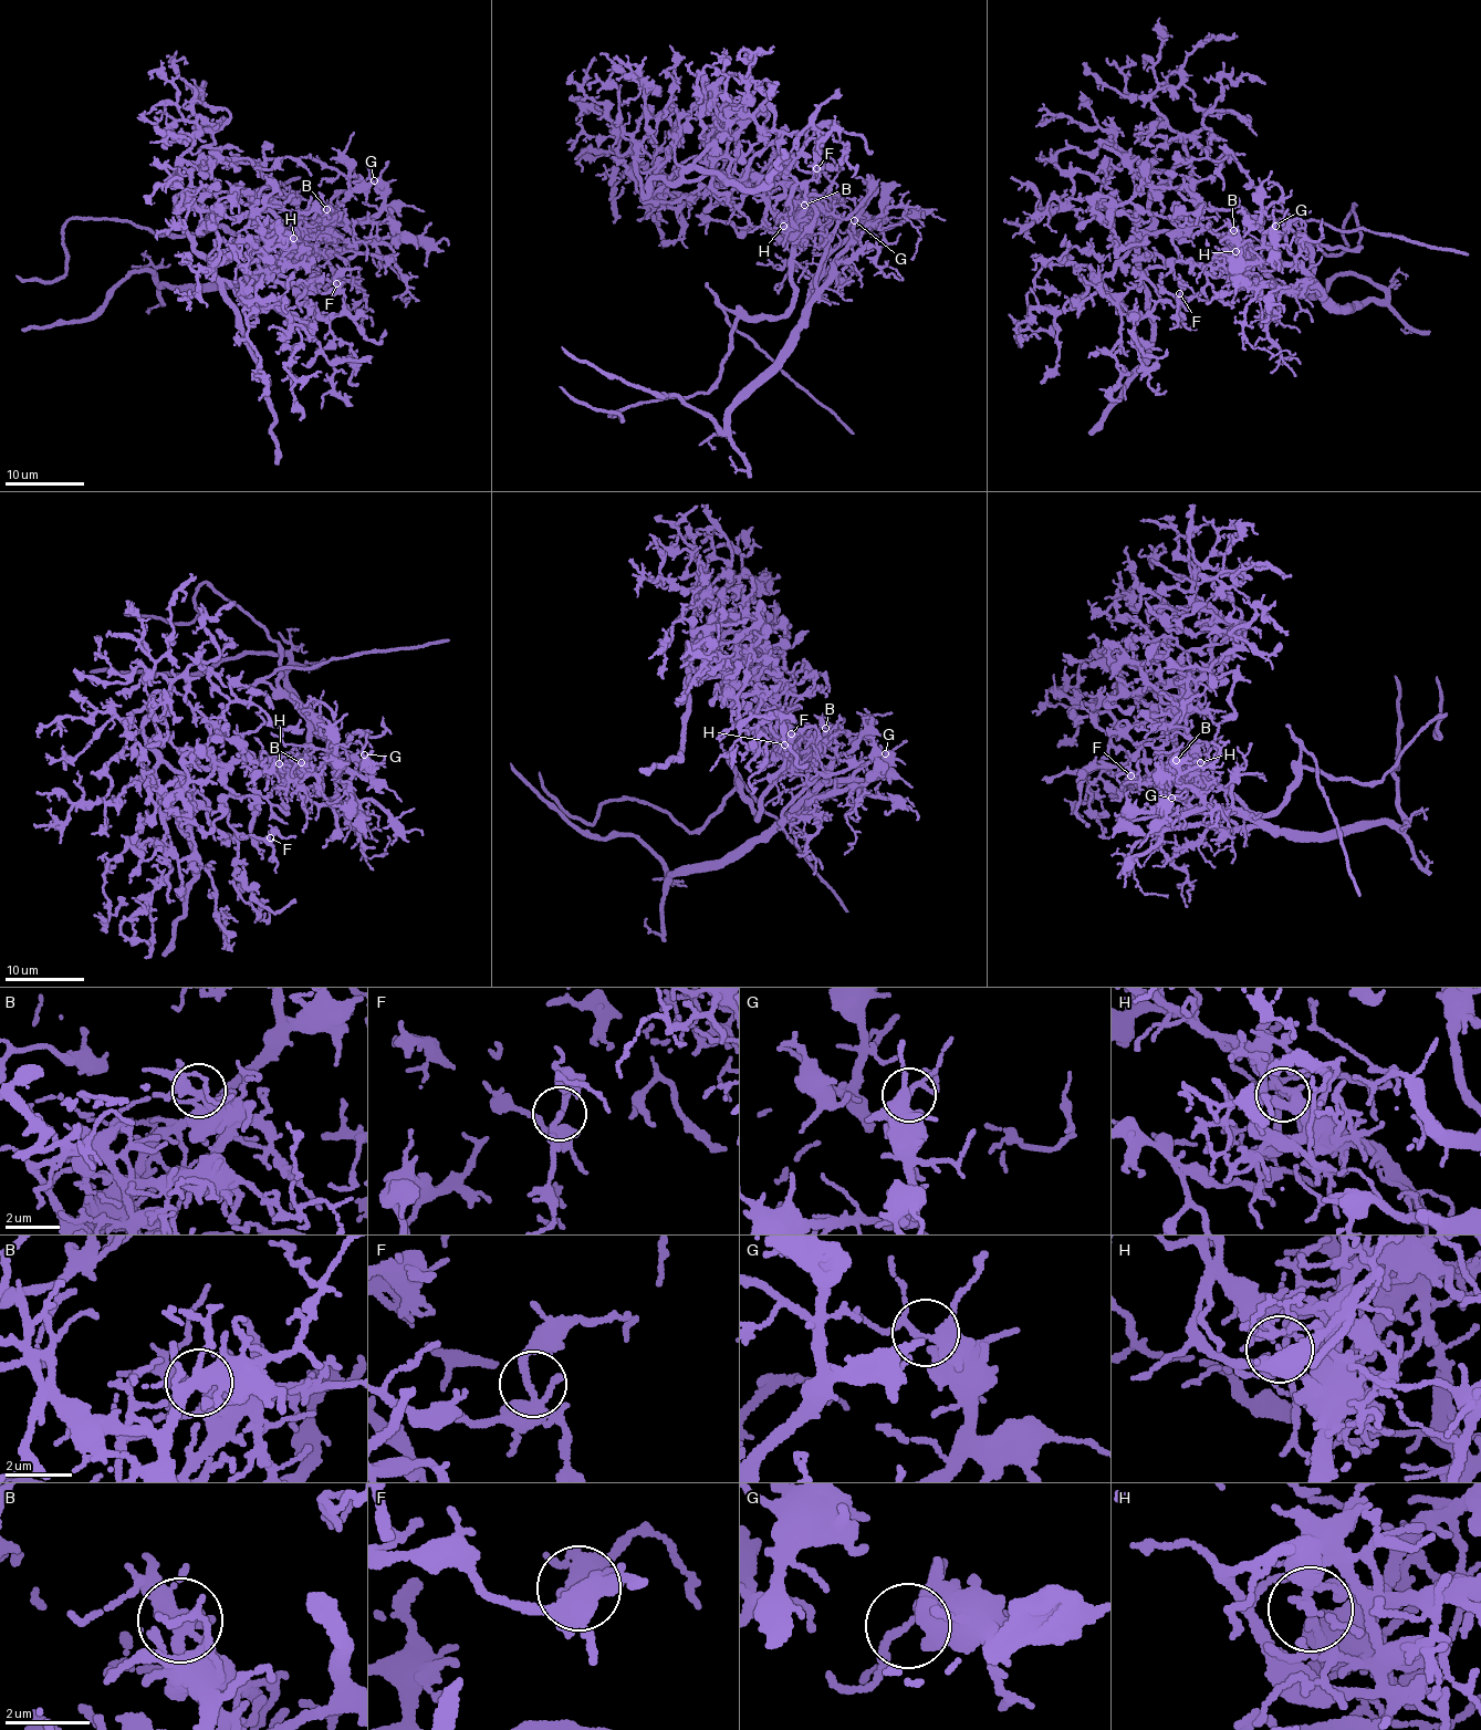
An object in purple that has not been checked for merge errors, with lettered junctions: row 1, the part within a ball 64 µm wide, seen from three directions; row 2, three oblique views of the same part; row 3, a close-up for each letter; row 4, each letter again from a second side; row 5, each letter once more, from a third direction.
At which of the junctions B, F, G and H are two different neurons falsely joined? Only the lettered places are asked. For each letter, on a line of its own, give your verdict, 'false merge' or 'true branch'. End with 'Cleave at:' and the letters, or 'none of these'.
B: false merge
F: true branch
G: true branch
H: false merge
Cleave at: B, H

